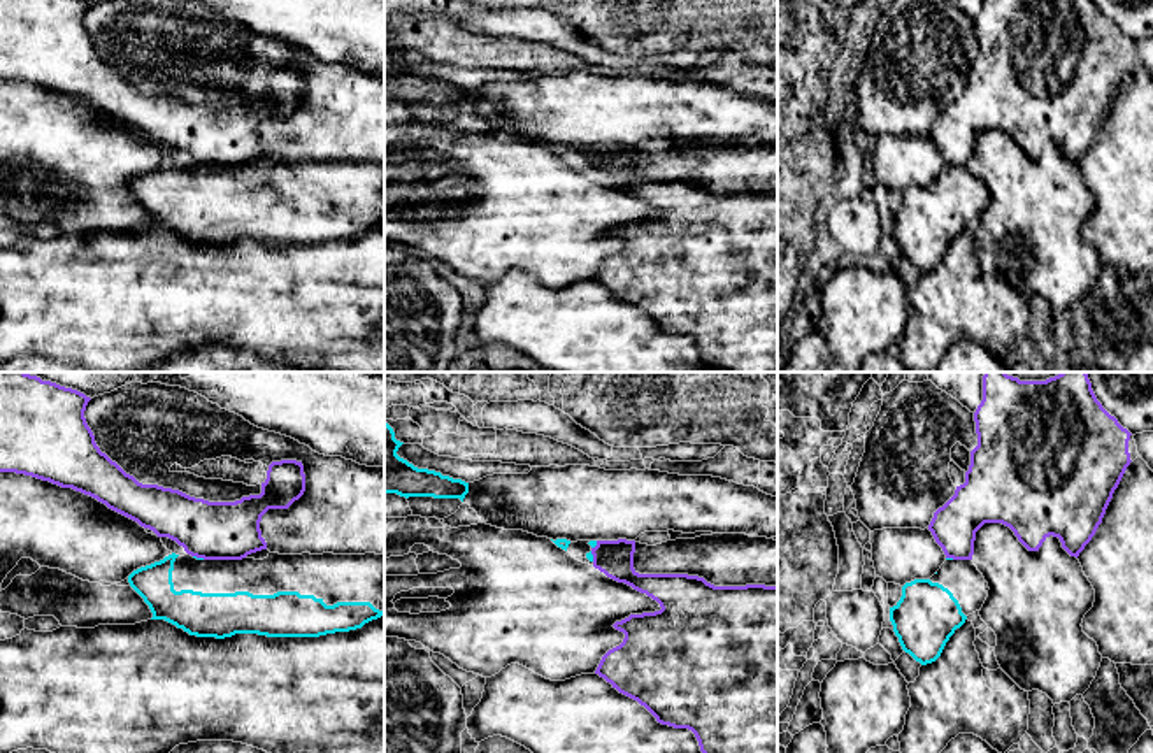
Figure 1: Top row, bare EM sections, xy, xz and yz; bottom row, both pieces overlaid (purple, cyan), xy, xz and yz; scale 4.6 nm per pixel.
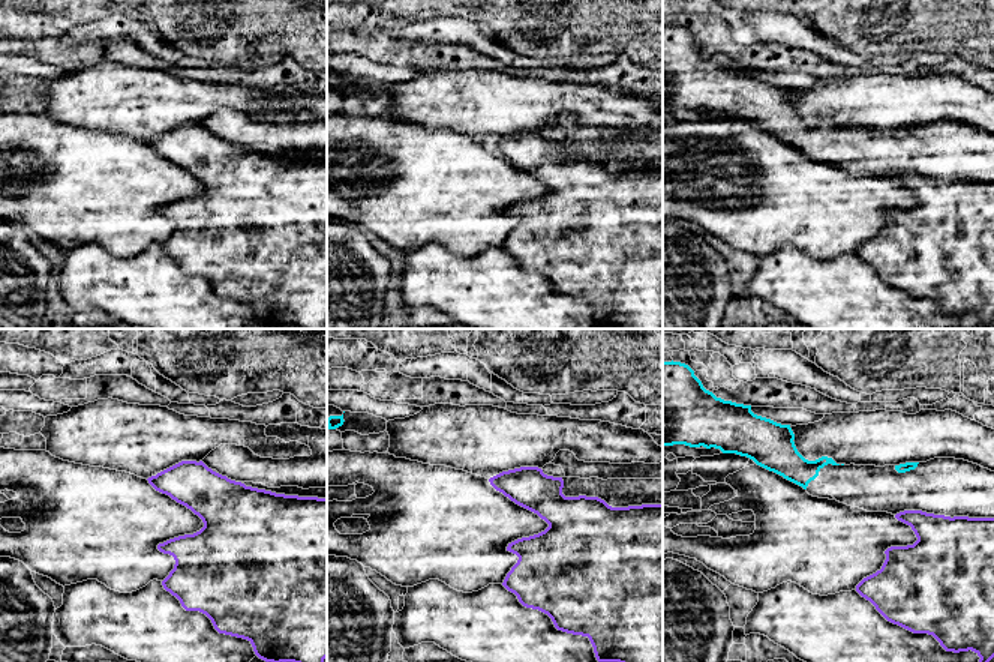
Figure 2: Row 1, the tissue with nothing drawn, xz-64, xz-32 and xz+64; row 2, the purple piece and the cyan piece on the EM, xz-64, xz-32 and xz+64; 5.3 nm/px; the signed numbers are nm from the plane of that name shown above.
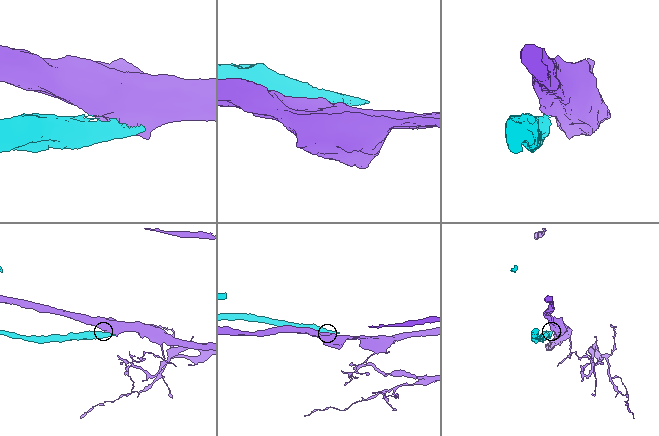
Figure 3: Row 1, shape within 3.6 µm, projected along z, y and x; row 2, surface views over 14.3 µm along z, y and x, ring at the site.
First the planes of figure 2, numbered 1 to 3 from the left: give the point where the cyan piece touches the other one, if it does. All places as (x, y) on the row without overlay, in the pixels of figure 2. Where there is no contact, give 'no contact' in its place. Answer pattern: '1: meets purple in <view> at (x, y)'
1: no contact
2: no contact
3: no contact

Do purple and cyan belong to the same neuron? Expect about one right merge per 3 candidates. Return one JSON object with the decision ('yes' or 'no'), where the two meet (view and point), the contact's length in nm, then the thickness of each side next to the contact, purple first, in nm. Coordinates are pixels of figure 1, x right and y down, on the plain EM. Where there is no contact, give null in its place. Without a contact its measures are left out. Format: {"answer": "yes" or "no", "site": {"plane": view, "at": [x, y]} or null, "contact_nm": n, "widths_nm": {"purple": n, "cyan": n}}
{"answer": "no", "site": {"plane": "xy", "at": [199, 164]}, "contact_nm": 60, "widths_nm": {"purple": 280, "cyan": 20}}

